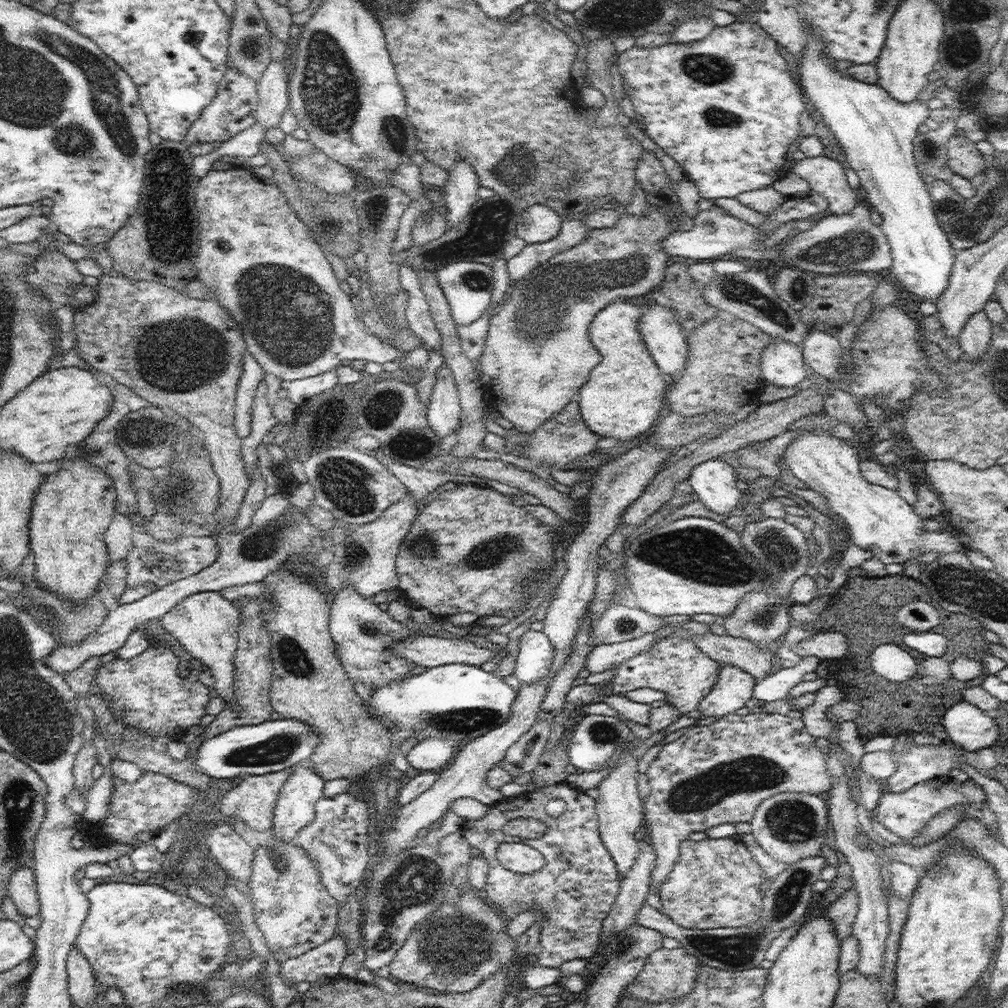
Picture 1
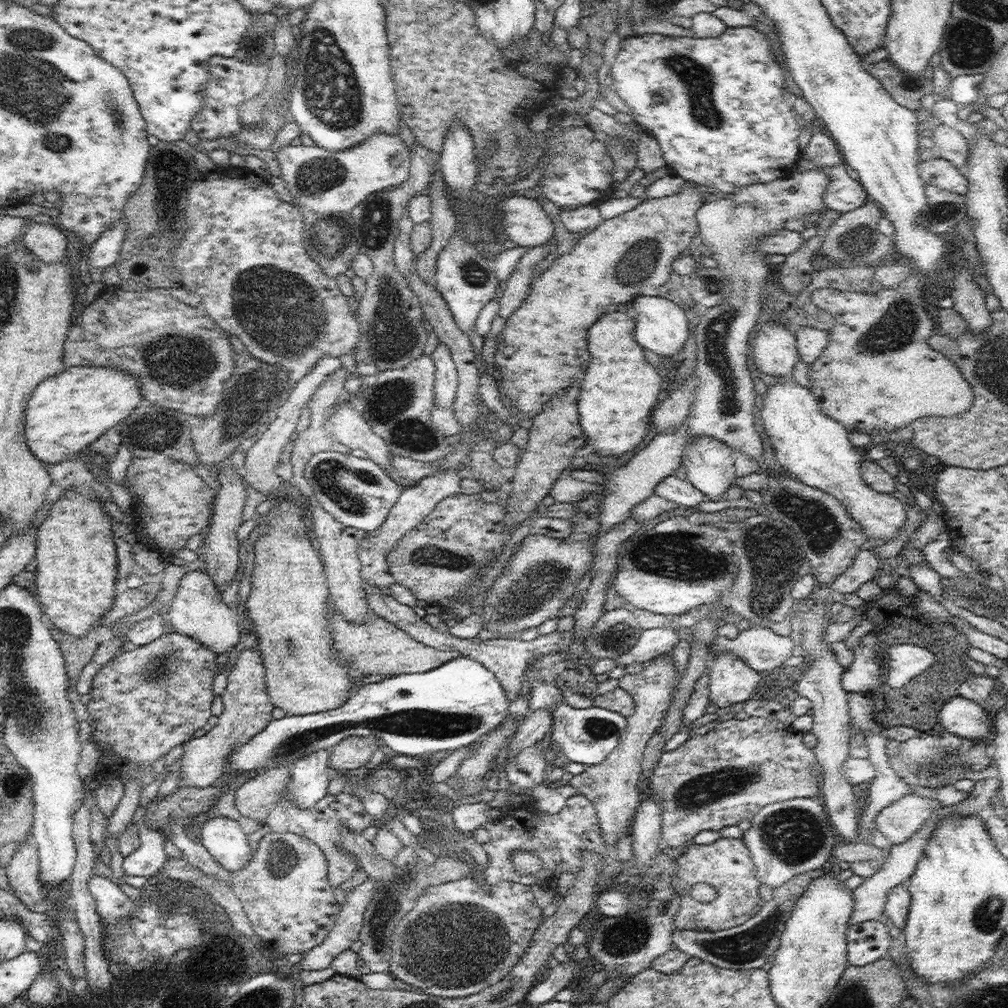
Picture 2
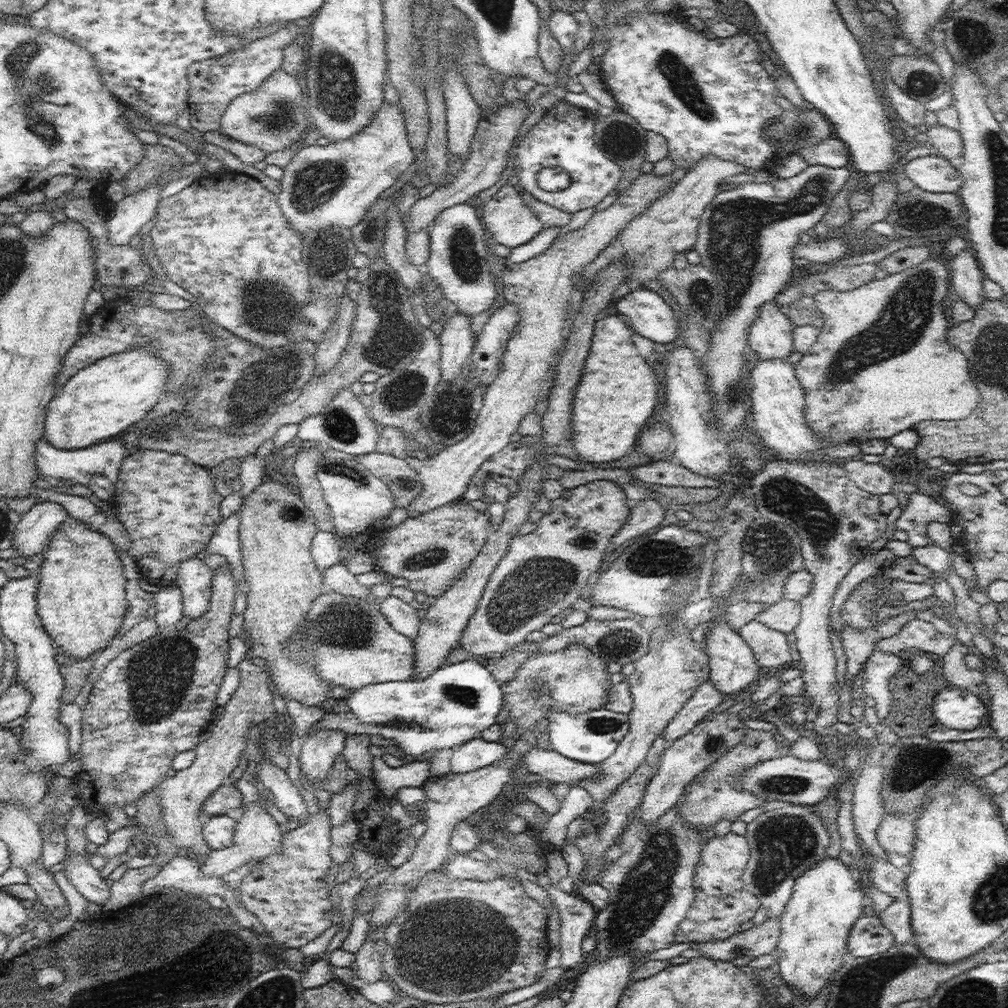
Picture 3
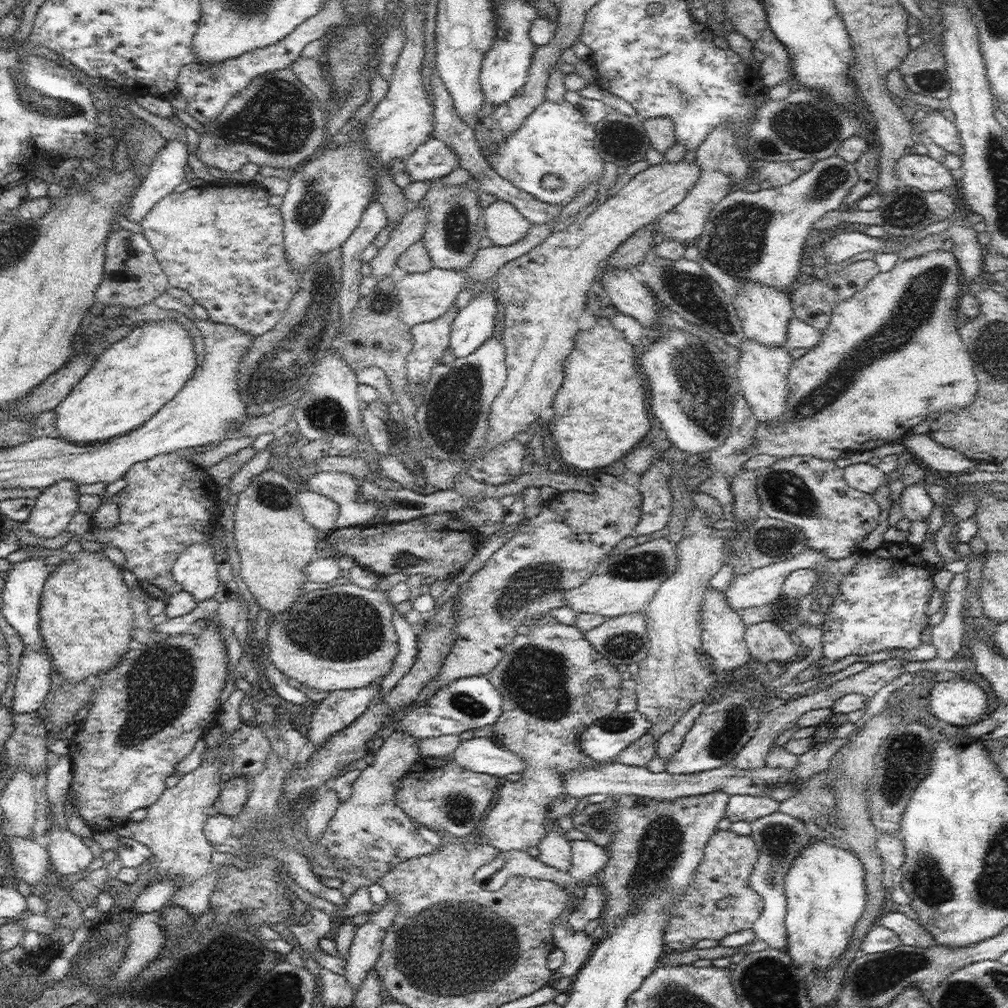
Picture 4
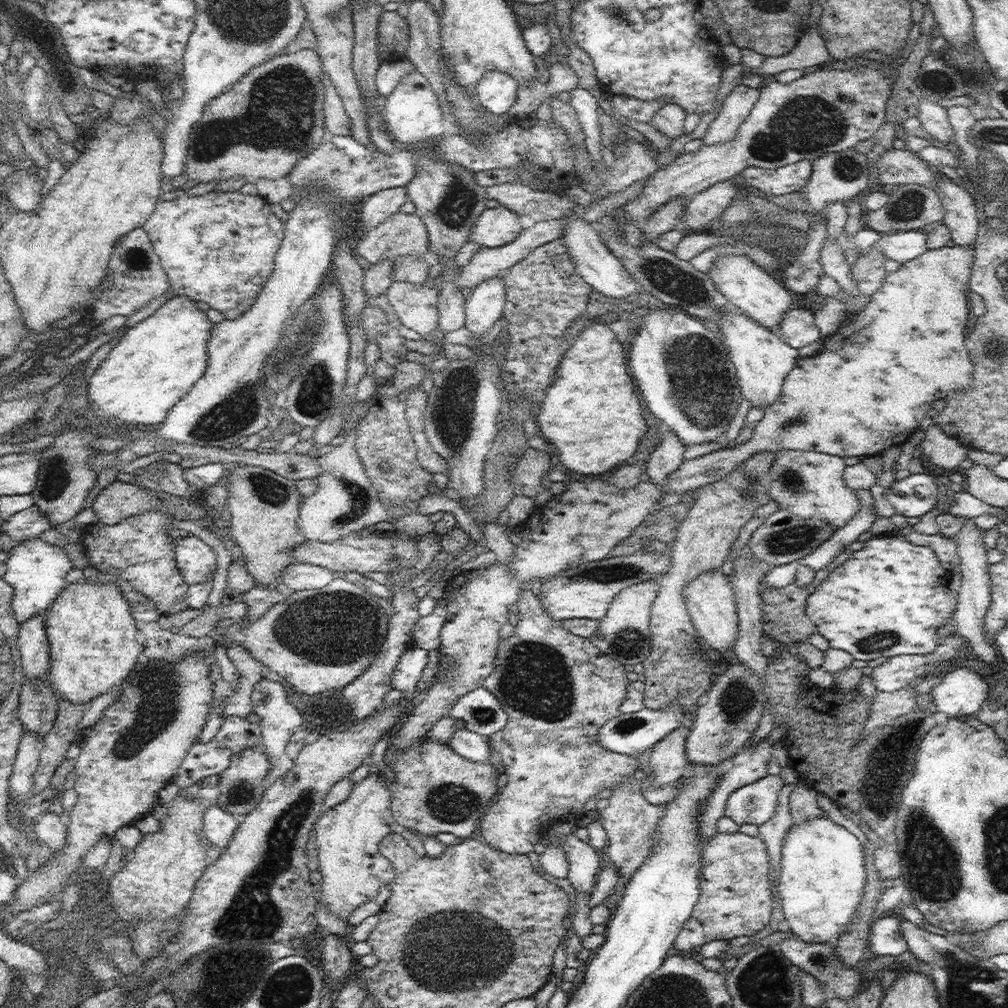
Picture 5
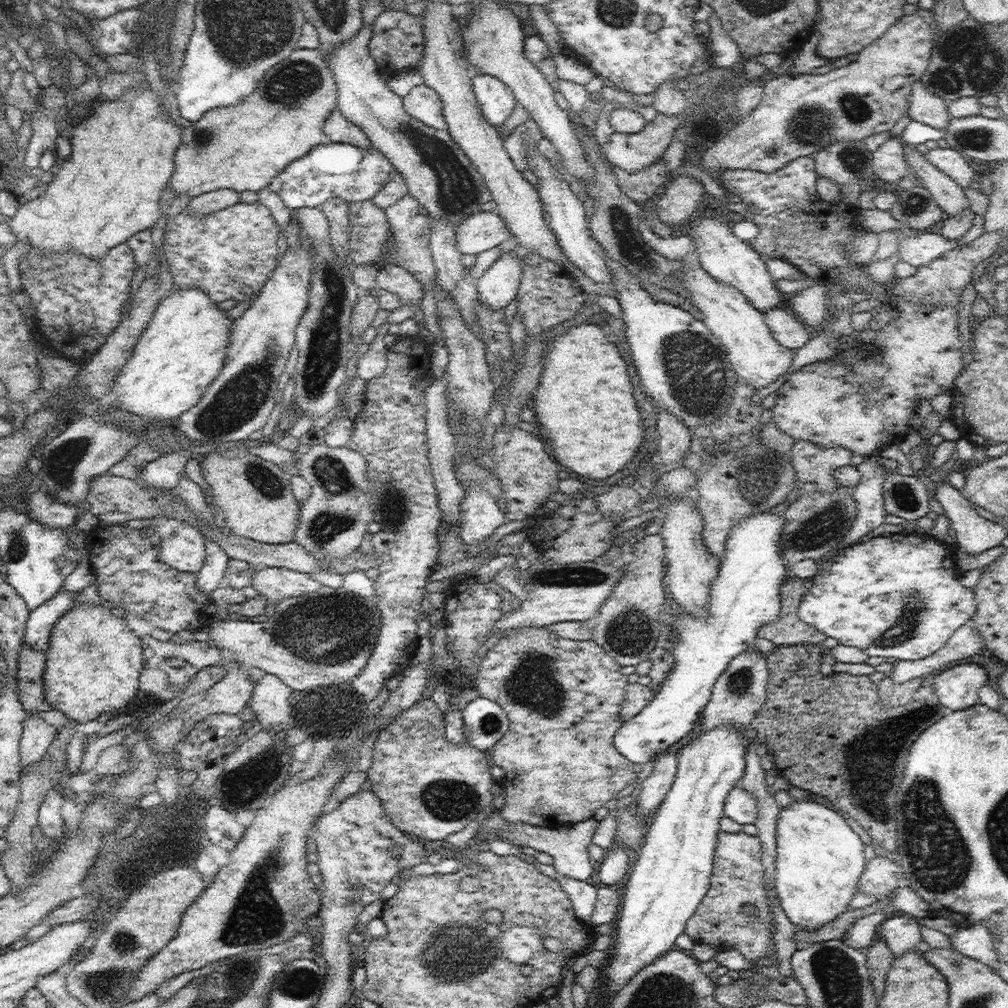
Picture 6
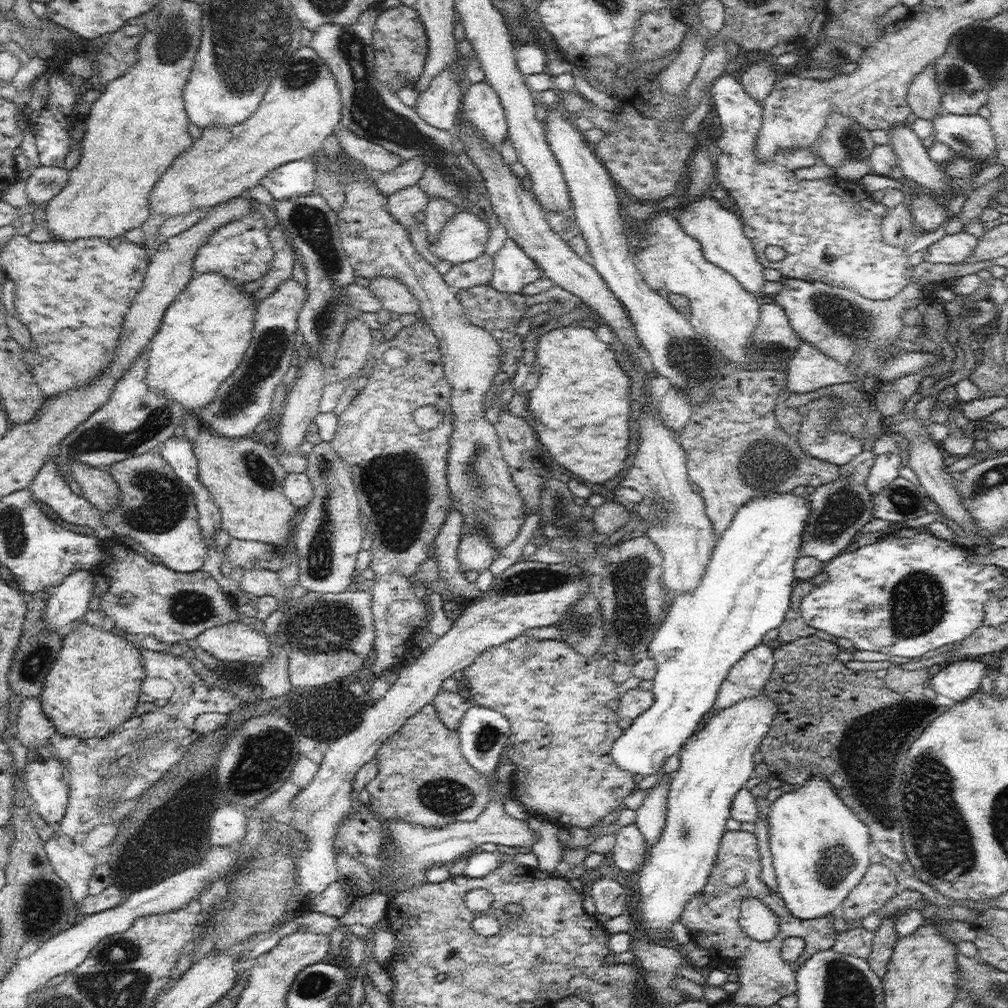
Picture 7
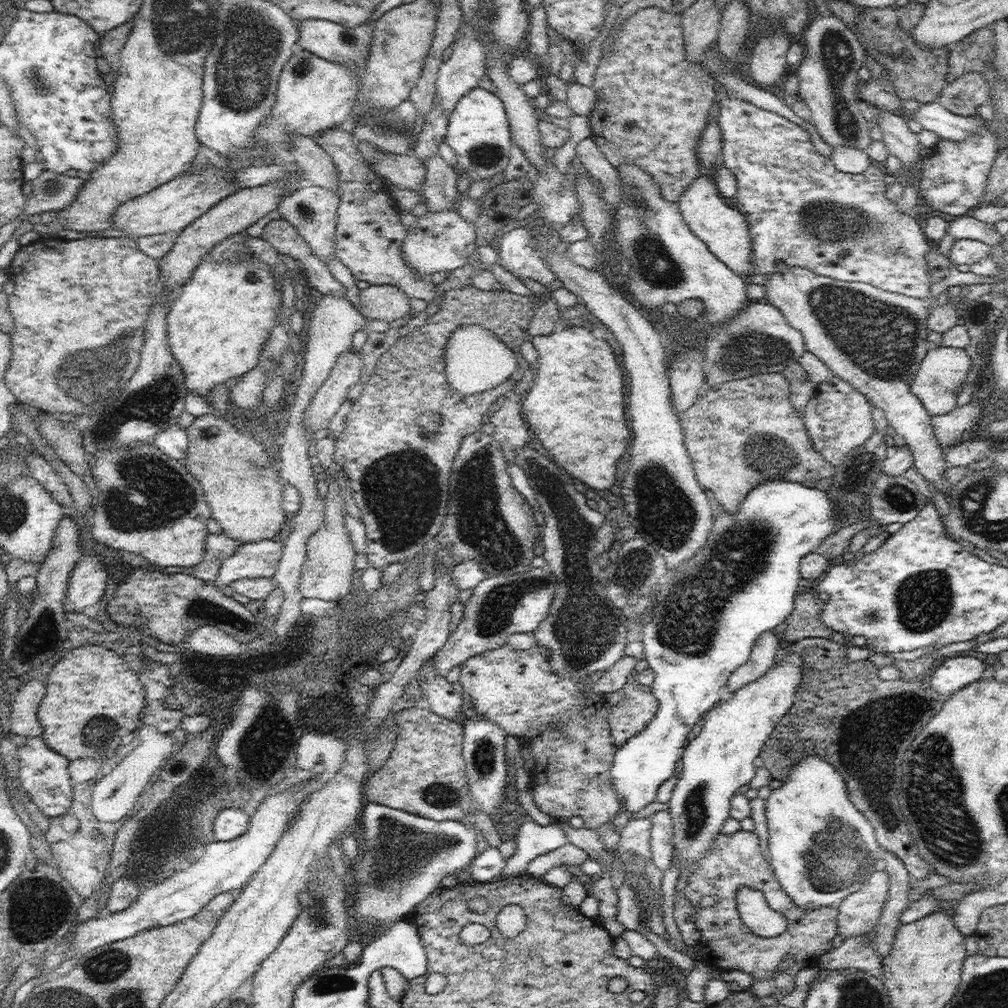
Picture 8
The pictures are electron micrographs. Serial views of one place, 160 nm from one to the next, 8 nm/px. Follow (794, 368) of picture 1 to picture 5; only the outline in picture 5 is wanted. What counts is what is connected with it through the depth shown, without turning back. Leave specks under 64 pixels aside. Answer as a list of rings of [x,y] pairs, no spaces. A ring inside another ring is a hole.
[[[724,256],[718,258],[710,270],[710,277],[718,288],[719,292],[729,301],[732,308],[740,313],[746,314],[752,322],[758,322],[760,326],[776,333],[780,330],[784,314],[791,309],[791,292],[772,274],[750,262],[746,256]]]

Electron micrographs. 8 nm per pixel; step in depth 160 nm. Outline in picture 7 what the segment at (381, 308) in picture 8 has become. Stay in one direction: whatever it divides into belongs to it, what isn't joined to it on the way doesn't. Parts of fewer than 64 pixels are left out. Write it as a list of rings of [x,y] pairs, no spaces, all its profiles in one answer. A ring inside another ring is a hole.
[[[378,276],[370,282],[369,288],[370,293],[382,304],[382,309],[390,313],[414,315],[420,310],[416,296],[396,279]]]

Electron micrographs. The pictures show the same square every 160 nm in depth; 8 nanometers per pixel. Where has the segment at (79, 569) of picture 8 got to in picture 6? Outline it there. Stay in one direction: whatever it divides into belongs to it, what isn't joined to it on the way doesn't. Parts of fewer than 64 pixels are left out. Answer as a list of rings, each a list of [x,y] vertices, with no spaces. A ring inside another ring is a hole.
[[[61,588],[56,596],[31,611],[24,633],[24,643],[34,650],[46,652],[55,622],[76,604],[70,591]]]

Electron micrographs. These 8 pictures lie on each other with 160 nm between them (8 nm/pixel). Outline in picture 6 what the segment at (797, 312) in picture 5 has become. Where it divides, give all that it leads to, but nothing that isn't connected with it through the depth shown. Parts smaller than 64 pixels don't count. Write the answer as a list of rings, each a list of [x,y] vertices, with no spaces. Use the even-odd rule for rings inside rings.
[[[784,308],[768,310],[767,316],[767,324],[772,337],[790,350],[802,348],[816,333],[814,329],[804,325],[798,315],[792,316]]]

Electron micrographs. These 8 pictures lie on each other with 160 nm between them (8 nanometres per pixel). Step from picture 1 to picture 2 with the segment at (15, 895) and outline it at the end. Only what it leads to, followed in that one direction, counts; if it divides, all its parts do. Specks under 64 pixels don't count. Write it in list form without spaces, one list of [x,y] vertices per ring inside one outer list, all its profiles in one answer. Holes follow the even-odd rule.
[[[32,834],[27,838],[12,855],[5,868],[6,876],[10,888],[31,911],[46,913],[49,904],[40,891],[38,849]]]

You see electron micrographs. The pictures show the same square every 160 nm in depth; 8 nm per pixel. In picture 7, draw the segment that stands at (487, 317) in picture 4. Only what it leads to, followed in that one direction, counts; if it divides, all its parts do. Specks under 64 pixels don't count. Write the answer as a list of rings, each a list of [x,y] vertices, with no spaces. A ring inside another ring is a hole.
[[[507,238],[502,249],[493,257],[494,273],[489,286],[504,294],[521,293],[523,288],[542,278],[543,272],[532,266],[526,252],[514,242],[514,239]]]

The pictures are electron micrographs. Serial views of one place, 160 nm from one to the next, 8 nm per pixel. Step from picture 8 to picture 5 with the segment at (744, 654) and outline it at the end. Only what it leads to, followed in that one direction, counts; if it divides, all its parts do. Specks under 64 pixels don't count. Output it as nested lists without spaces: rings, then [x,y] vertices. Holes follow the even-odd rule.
[[[670,703],[665,709],[660,710],[650,710],[644,707],[638,712],[628,714],[620,712],[616,718],[610,719],[600,728],[596,740],[600,746],[604,746],[610,752],[636,758],[652,750],[654,745],[664,739],[666,735],[671,734],[676,728],[680,728],[680,723],[685,715],[685,710],[680,703]]]

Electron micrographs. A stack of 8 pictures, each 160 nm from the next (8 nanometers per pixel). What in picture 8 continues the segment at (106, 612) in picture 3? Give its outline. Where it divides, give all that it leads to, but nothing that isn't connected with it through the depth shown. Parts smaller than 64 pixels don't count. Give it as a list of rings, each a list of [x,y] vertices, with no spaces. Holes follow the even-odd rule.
[[[90,643],[85,647],[74,646],[48,666],[47,691],[37,710],[37,717],[44,730],[42,738],[54,753],[66,757],[69,762],[84,757],[97,761],[109,758],[115,762],[121,759],[122,737],[136,733],[146,709],[144,686],[140,683],[138,673],[132,670],[124,657],[123,654],[106,649],[103,644]]]

